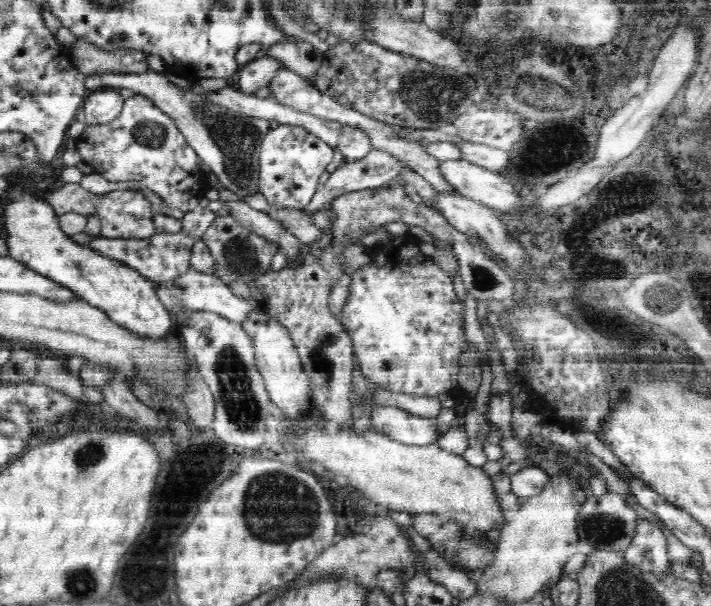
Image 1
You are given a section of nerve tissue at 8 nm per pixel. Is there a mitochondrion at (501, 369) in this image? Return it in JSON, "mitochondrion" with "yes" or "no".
{"mitochondrion":"no"}

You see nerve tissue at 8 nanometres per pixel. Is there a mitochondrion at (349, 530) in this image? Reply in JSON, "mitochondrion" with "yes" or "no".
{"mitochondrion":"no"}

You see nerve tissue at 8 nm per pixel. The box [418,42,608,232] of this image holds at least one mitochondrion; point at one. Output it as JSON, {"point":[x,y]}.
{"point":[534,89]}

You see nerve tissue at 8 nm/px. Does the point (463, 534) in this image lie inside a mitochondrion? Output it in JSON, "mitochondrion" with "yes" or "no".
{"mitochondrion":"no"}

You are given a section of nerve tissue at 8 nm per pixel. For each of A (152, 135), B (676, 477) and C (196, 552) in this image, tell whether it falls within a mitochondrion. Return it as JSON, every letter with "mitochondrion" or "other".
{"A":"mitochondrion","B":"other","C":"other"}

